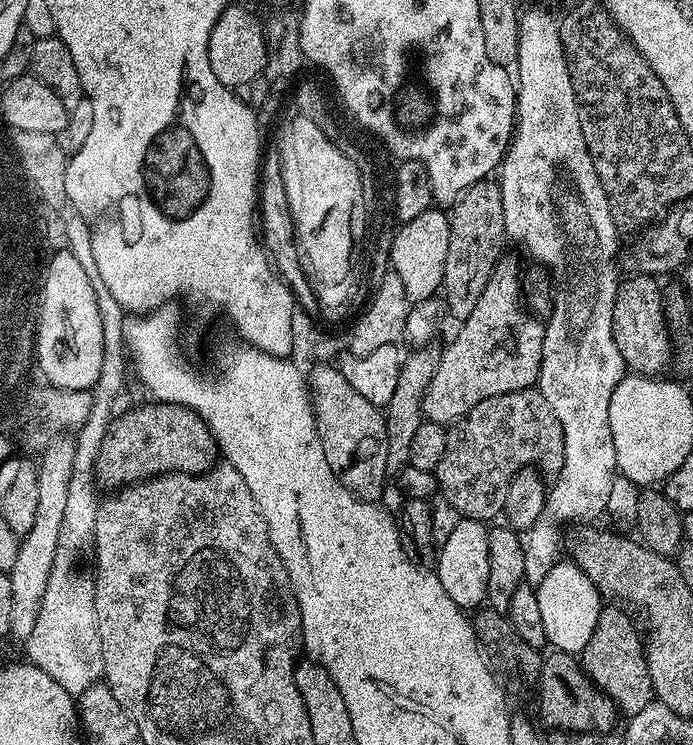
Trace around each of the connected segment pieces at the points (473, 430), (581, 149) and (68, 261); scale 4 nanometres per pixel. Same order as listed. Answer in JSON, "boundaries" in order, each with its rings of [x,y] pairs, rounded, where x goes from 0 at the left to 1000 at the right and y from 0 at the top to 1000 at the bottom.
{"boundaries":[[[[733,529],[713,530],[690,540],[646,574],[644,605],[628,631],[631,656],[642,671],[678,698],[709,699],[726,686],[733,654]]],[[[768,11],[763,16],[752,15],[749,24],[747,78],[742,87],[745,164],[739,174],[739,185],[733,191],[733,200],[727,203],[727,212],[719,221],[719,246],[724,255],[724,287],[730,293],[732,321],[737,326],[740,322],[742,326],[752,328],[769,344],[768,349],[775,356],[794,362],[795,366],[799,396],[797,399],[797,419],[789,424],[785,435],[782,491],[779,493],[776,522],[788,532],[795,549],[804,557],[805,566],[811,572],[811,588],[814,589],[814,619],[811,620],[810,635],[805,636],[801,648],[791,655],[791,668],[785,674],[785,683],[776,695],[776,701],[771,701],[771,706],[763,709],[755,721],[758,780],[769,787],[779,787],[779,783],[789,773],[792,777],[798,772],[799,764],[810,750],[811,710],[815,706],[830,705],[833,701],[860,701],[860,697],[876,685],[877,675],[883,671],[883,648],[892,644],[892,630],[889,627],[889,611],[886,609],[886,588],[880,588],[880,529],[886,529],[886,518],[892,518],[892,513],[903,503],[903,495],[898,475],[892,475],[892,459],[886,459],[886,400],[889,399],[889,391],[895,387],[896,377],[896,372],[889,370],[889,365],[892,366],[892,328],[889,333],[892,307],[887,293],[880,287],[880,271],[874,266],[874,255],[869,255],[869,244],[857,228],[857,217],[851,212],[851,207],[846,201],[846,191],[840,185],[840,174],[831,152],[831,128],[828,126],[828,115],[823,110],[820,85],[811,67],[808,39],[799,21],[797,27],[795,19],[785,11]]],[[[89,336],[81,349],[68,350],[65,379],[69,387],[58,443],[58,481],[69,505],[79,510],[78,519],[101,525],[131,522],[143,505],[149,481],[149,443],[141,405],[113,346],[100,336]]]]}

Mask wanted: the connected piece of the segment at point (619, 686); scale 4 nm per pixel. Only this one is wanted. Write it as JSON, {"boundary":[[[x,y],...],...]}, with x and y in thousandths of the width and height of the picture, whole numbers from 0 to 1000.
{"boundary":[[[867,815],[863,840],[857,840],[857,851],[851,851],[851,862],[846,862],[834,885],[856,918],[889,944],[899,960],[902,956],[902,962],[915,962],[921,953],[932,953],[932,948],[942,944],[938,899],[929,882],[929,860],[921,847],[919,834],[899,815]]]}

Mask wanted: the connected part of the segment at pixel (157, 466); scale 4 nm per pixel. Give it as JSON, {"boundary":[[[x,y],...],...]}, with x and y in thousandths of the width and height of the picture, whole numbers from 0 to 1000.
{"boundary":[[[212,541],[203,548],[192,545],[177,553],[147,588],[136,624],[139,648],[146,656],[172,658],[242,634],[287,639],[313,621],[312,589],[284,553],[267,542]]]}

